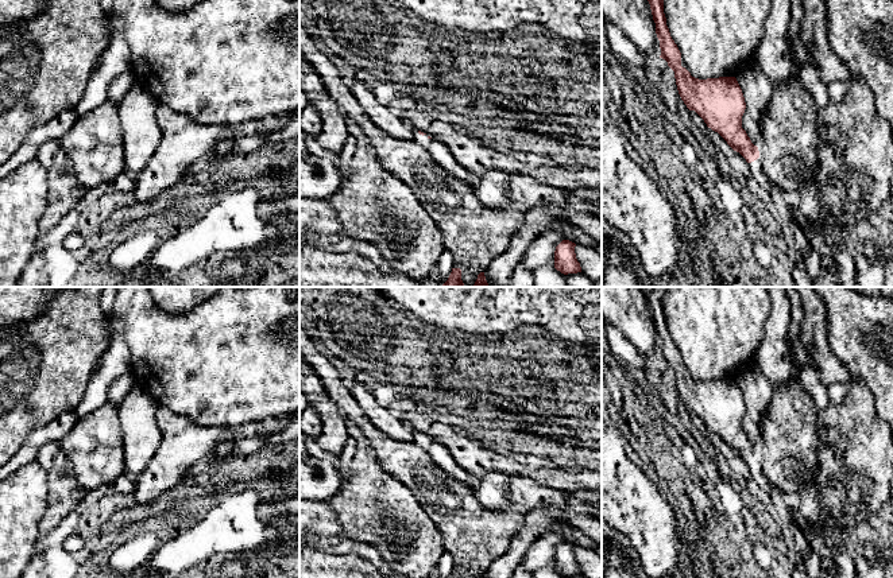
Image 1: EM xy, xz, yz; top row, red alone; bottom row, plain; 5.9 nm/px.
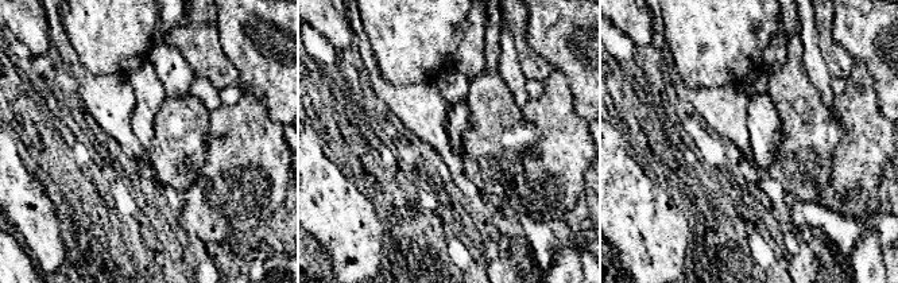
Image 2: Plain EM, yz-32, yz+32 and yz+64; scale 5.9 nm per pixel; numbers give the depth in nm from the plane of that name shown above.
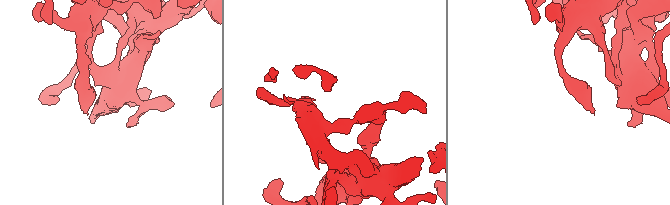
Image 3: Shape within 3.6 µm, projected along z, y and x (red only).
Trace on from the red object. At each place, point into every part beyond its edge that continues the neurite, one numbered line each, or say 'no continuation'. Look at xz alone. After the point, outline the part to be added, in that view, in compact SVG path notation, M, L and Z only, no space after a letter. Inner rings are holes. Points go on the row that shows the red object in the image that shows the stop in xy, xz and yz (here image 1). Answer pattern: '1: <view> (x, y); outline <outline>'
1: xz (422, 140); outline M414 131L414 137L413 137L413 140L415 141L415 143L418 143L420 146L422 146L424 148L428 148L429 147L429 144L430 144L430 141L432 141L432 139L429 139L428 137L429 135L420 135L418 133L418 131Z

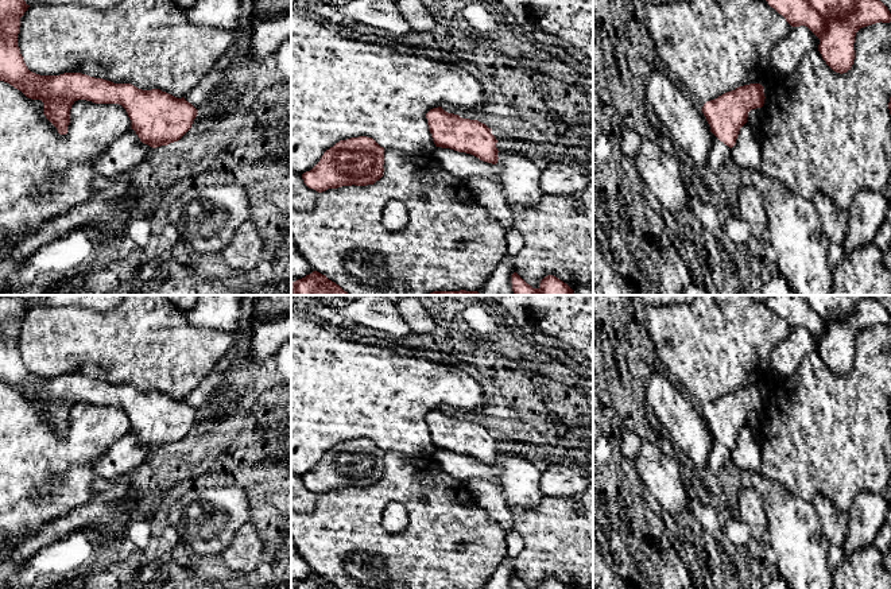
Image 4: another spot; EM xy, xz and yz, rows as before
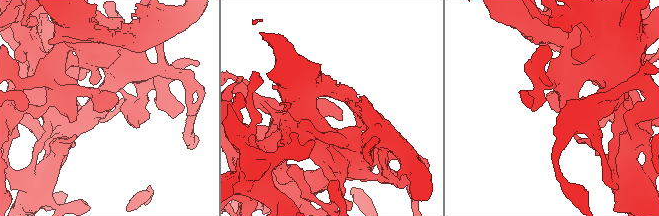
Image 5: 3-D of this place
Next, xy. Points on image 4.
no continuation

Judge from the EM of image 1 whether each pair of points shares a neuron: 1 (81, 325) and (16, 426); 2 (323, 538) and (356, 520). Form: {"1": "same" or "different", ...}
{"1": "same", "2": "different"}

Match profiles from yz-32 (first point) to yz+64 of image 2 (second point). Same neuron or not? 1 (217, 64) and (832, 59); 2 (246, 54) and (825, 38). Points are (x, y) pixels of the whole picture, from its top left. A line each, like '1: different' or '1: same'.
1: same
2: different

